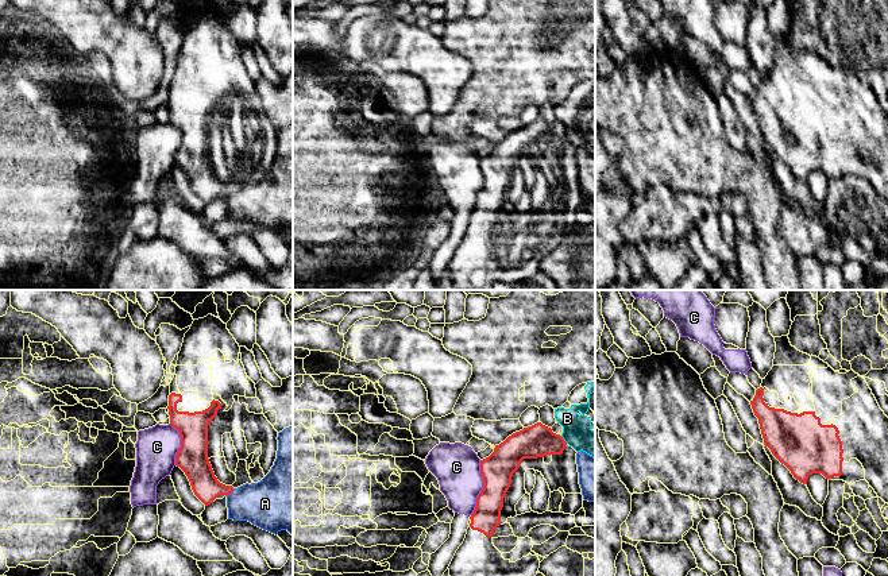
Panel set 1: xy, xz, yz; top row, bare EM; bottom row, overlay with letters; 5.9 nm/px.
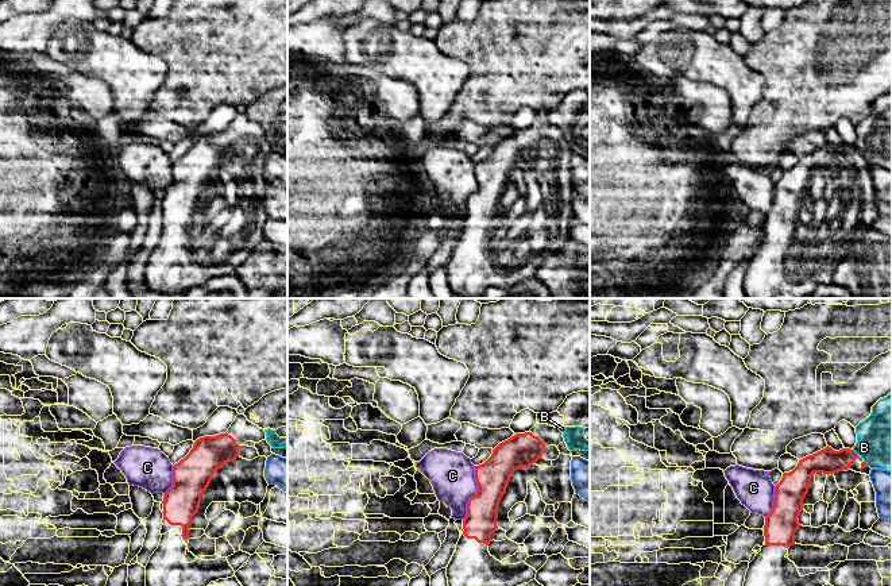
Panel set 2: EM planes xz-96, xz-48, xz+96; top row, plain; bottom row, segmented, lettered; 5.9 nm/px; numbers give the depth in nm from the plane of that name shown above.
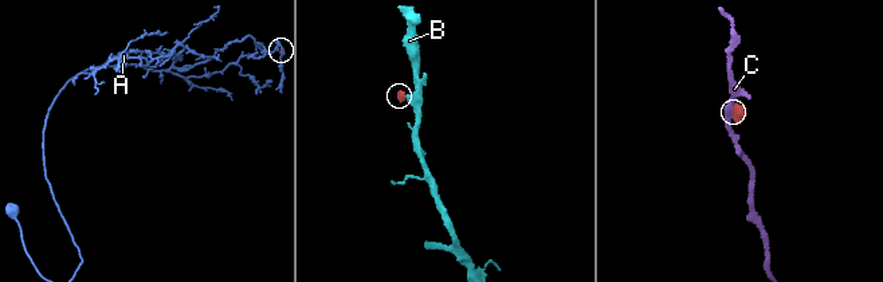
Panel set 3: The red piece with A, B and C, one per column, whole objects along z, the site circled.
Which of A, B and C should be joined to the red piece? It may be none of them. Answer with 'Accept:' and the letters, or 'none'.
Accept: none

